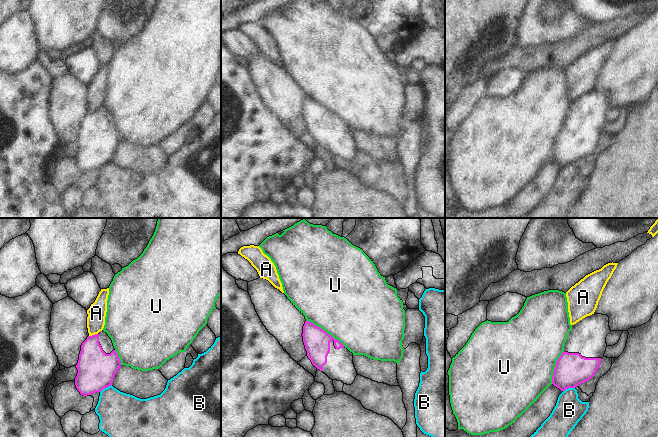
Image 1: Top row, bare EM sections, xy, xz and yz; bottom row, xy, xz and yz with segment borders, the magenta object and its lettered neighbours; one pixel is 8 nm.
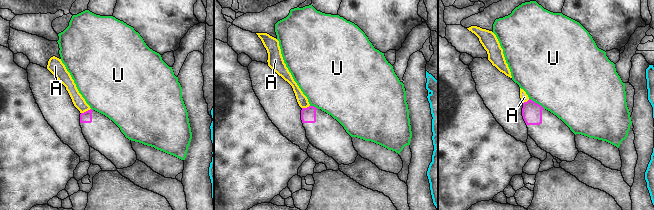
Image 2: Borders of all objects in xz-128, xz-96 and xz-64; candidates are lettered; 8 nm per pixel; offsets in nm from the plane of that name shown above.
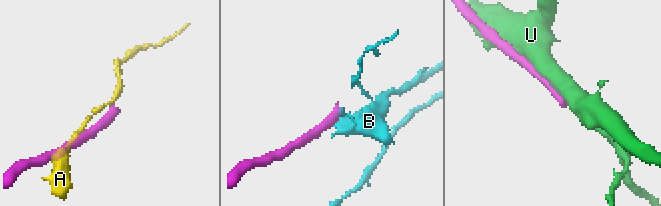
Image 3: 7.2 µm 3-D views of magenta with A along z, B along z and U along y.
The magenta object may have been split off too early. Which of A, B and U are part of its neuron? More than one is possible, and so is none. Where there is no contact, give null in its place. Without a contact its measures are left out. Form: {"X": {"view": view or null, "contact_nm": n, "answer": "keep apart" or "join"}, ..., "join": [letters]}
{"A": {"view": "xy", "contact_nm": 80, "answer": "keep apart"}, "B": {"view": "xy", "contact_nm": 120, "answer": "keep apart"}, "U": {"view": "xz", "contact_nm": 380, "answer": "keep apart"}, "join": []}

